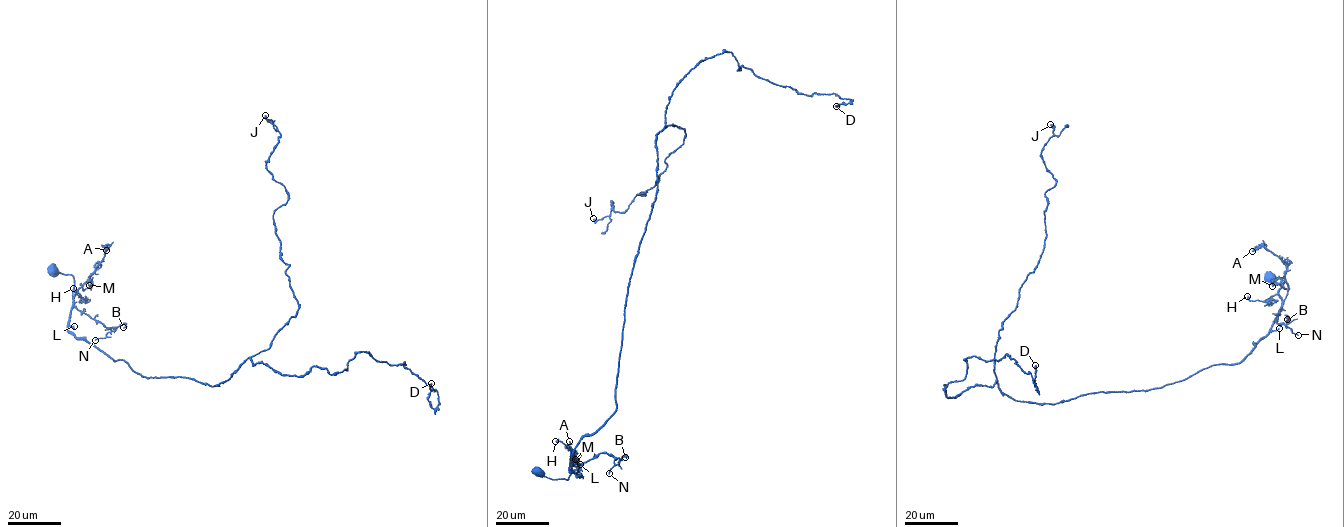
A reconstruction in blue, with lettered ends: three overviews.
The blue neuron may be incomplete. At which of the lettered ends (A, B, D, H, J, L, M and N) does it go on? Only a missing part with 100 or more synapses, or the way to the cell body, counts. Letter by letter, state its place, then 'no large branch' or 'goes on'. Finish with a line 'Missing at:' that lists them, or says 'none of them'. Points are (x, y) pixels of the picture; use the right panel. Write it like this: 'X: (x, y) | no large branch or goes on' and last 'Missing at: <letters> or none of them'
A: (1252, 251) | no large branch
B: (1287, 319) | no large branch
D: (1035, 365) | no large branch
H: (1247, 296) | no large branch
J: (1050, 124) | no large branch
L: (1279, 328) | no large branch
M: (1272, 286) | no large branch
N: (1298, 335) | no large branch
Missing at: none of them

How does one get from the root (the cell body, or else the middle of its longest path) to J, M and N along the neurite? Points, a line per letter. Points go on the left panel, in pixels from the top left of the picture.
J: (51, 271), (73, 278), (68, 331), (113, 360), (229, 379), (299, 307), (265, 115)
M: (51, 271), (73, 276), (73, 299), (80, 287), (88, 287), (90, 279), (89, 285)
N: (51, 271), (71, 275), (74, 306), (109, 328), (106, 337), (95, 340)

